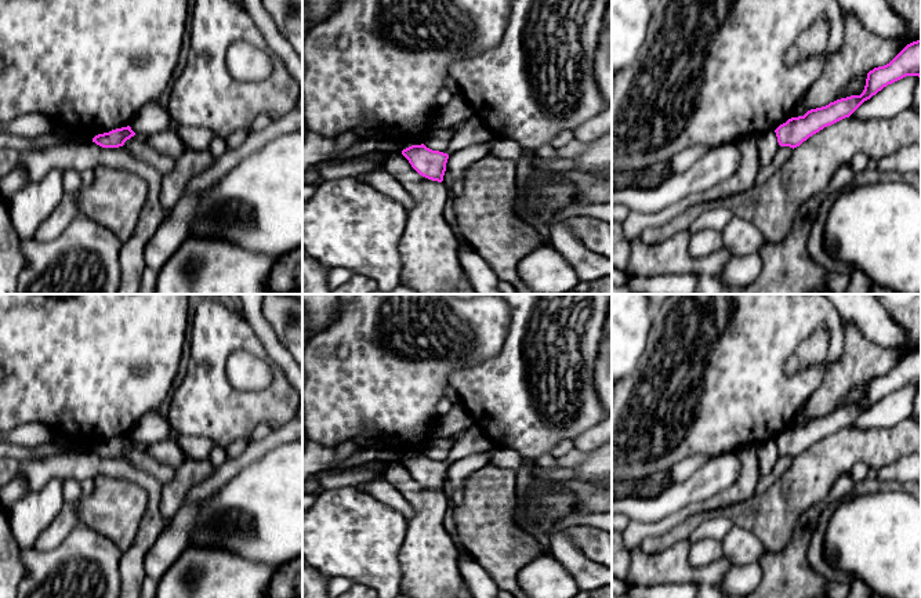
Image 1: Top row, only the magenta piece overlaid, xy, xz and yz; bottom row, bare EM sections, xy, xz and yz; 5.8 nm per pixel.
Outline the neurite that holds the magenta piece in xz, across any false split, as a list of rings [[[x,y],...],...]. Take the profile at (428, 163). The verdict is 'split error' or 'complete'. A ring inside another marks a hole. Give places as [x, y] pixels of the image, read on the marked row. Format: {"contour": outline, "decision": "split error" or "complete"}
{"contour": [[[421,144],[403,149],[402,155],[420,175],[438,182],[443,181],[449,159],[447,153],[432,151]]], "decision": "complete"}

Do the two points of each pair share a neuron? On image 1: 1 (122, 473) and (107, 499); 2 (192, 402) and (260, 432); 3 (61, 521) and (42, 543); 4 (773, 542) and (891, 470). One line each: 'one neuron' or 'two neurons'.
1: two neurons
2: two neurons
3: one neuron
4: two neurons

